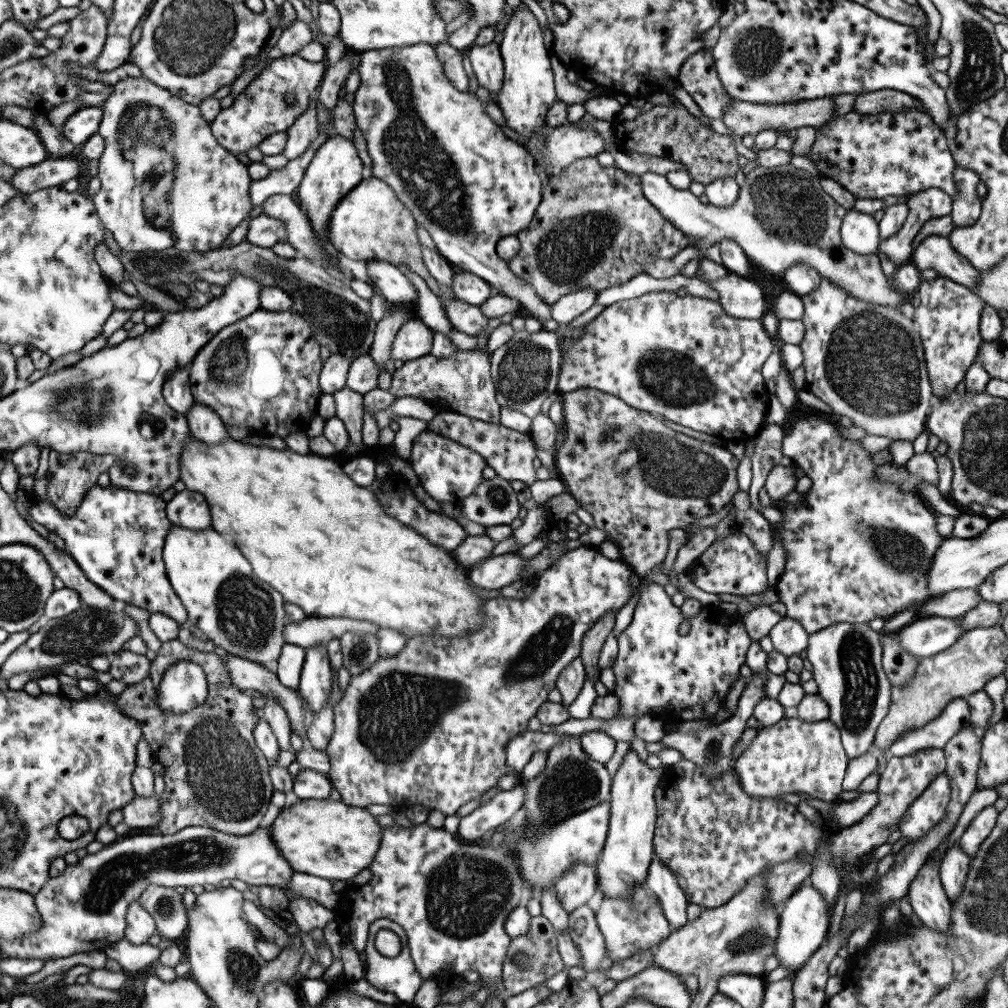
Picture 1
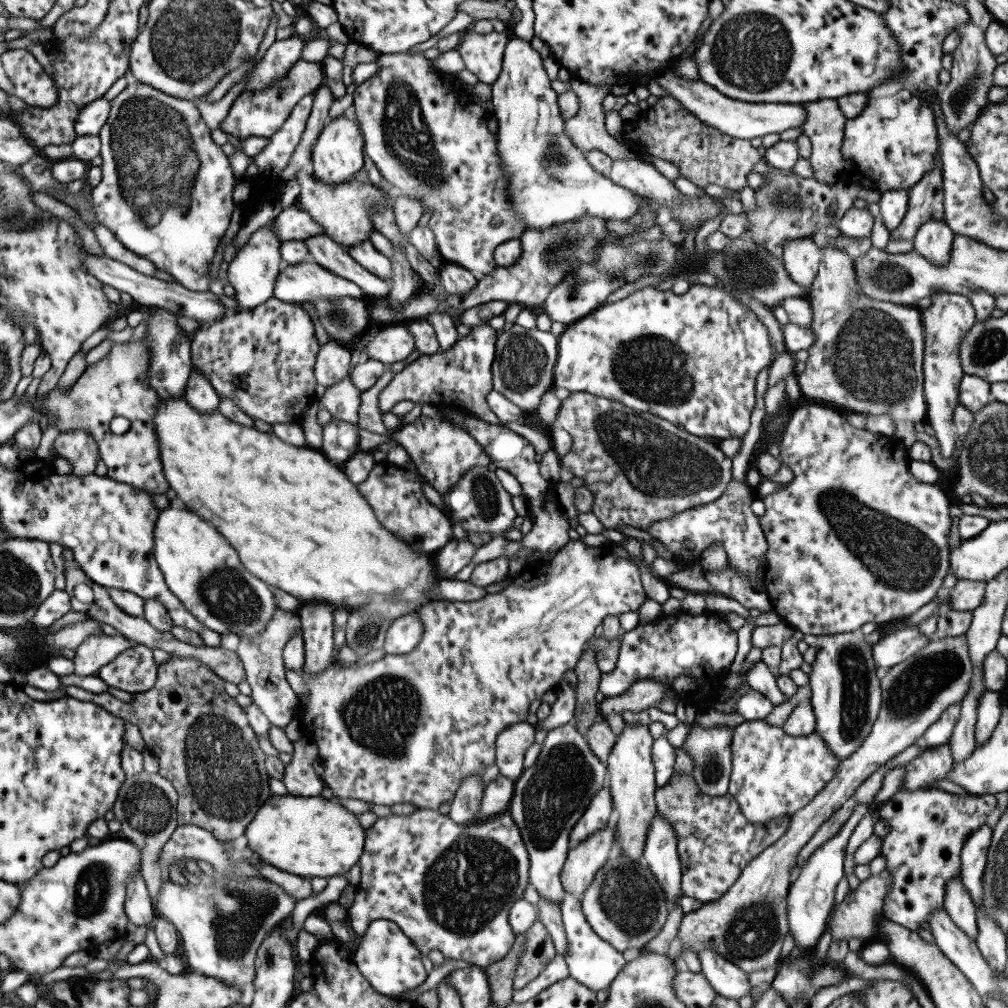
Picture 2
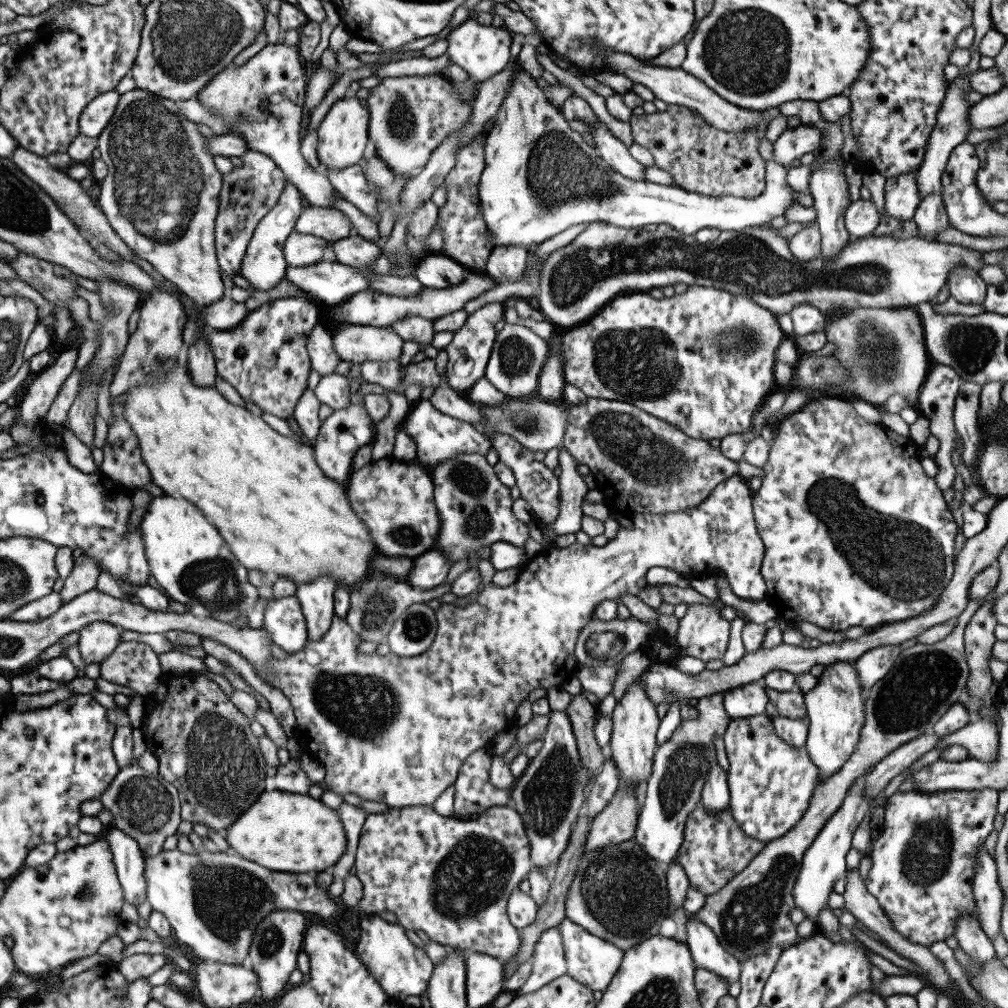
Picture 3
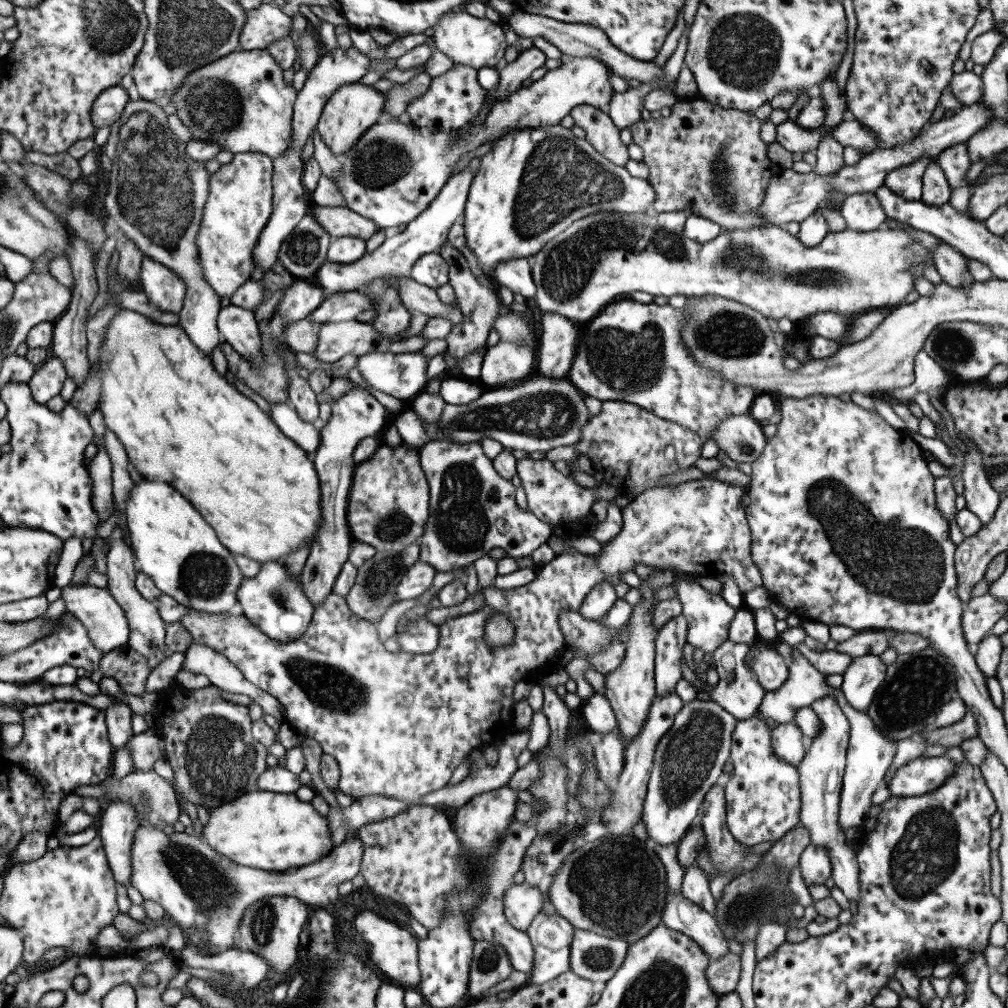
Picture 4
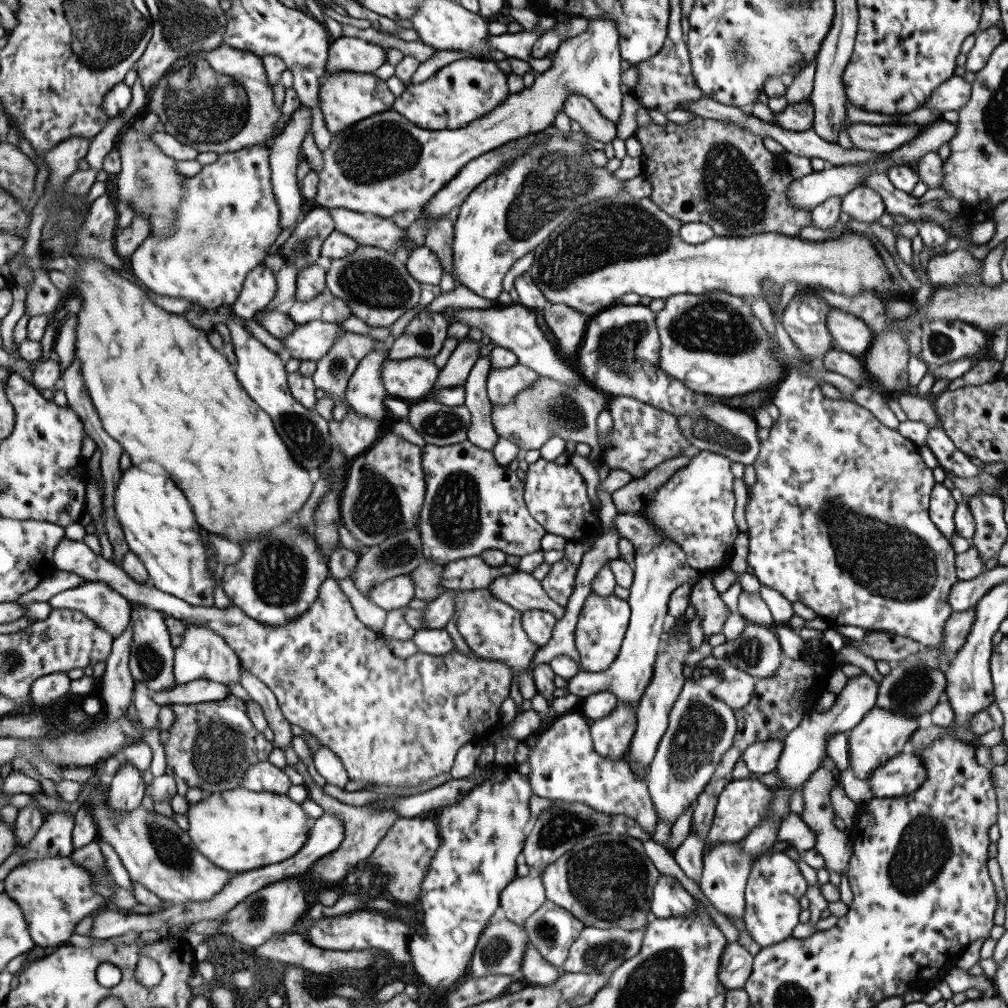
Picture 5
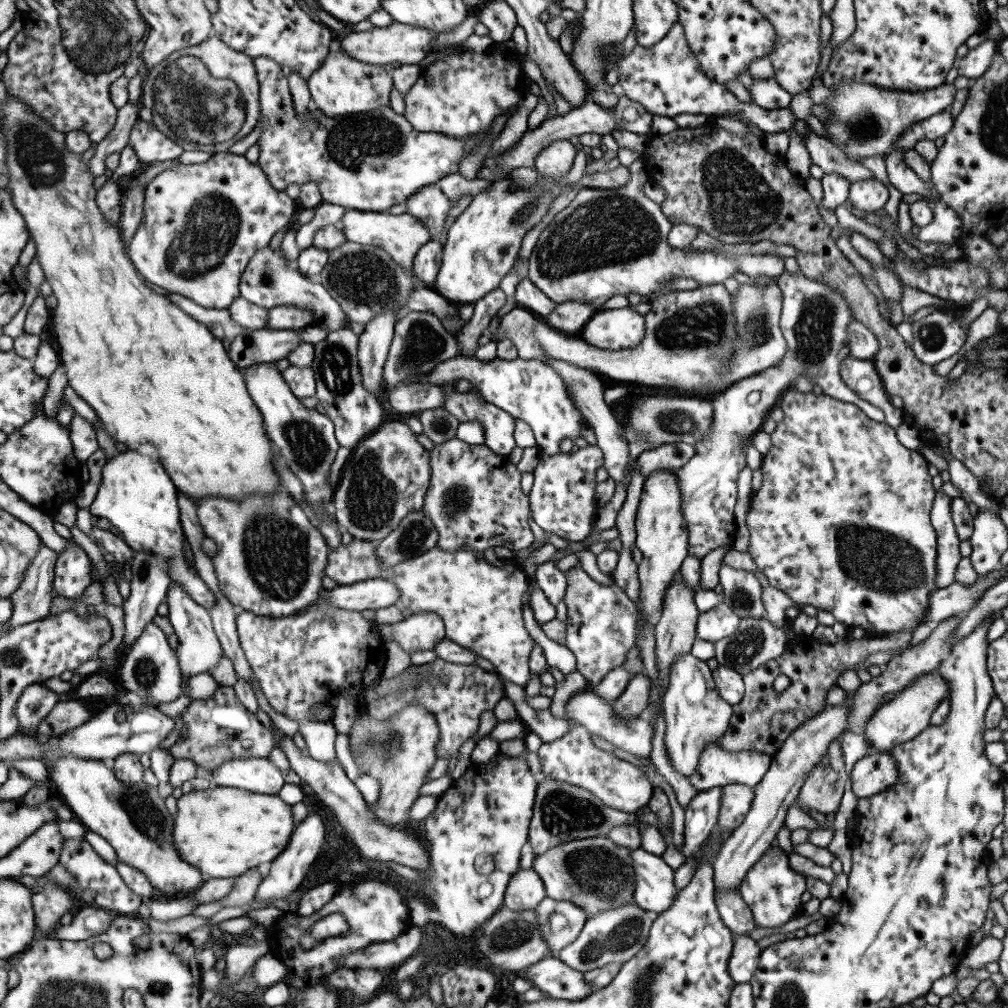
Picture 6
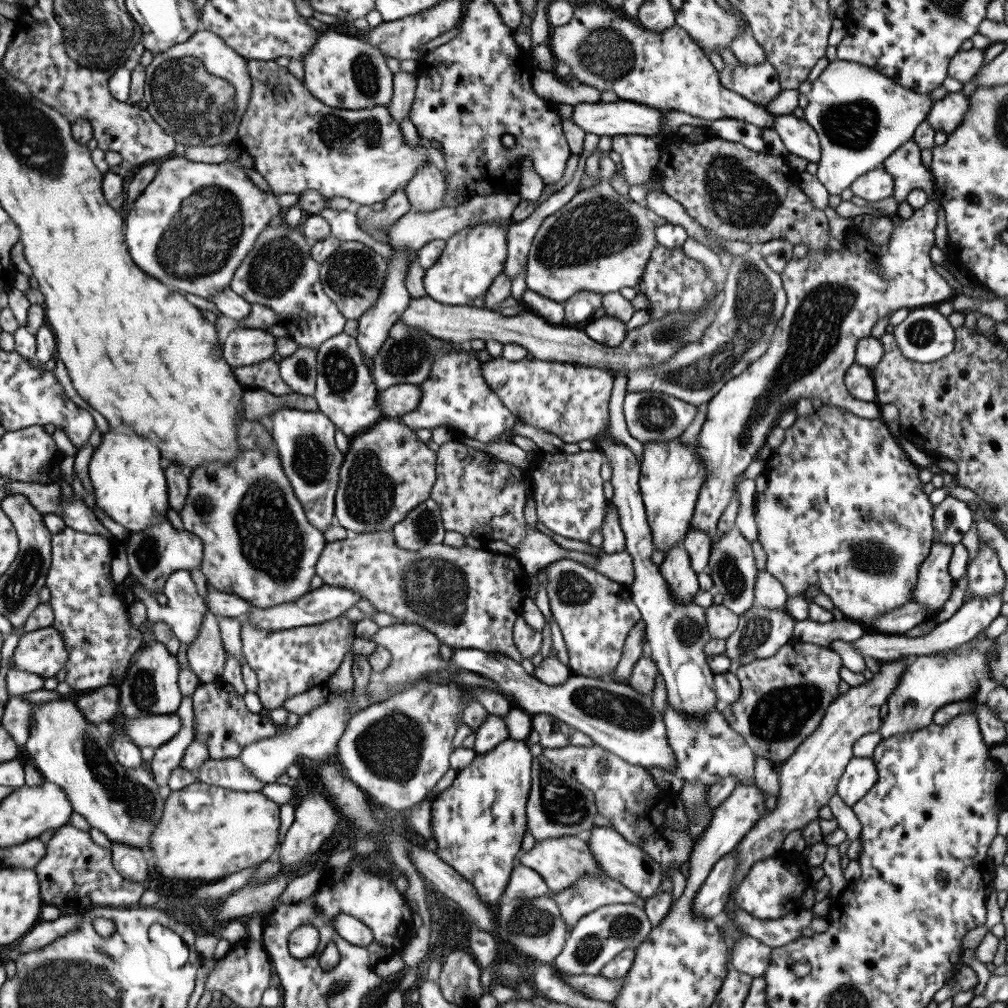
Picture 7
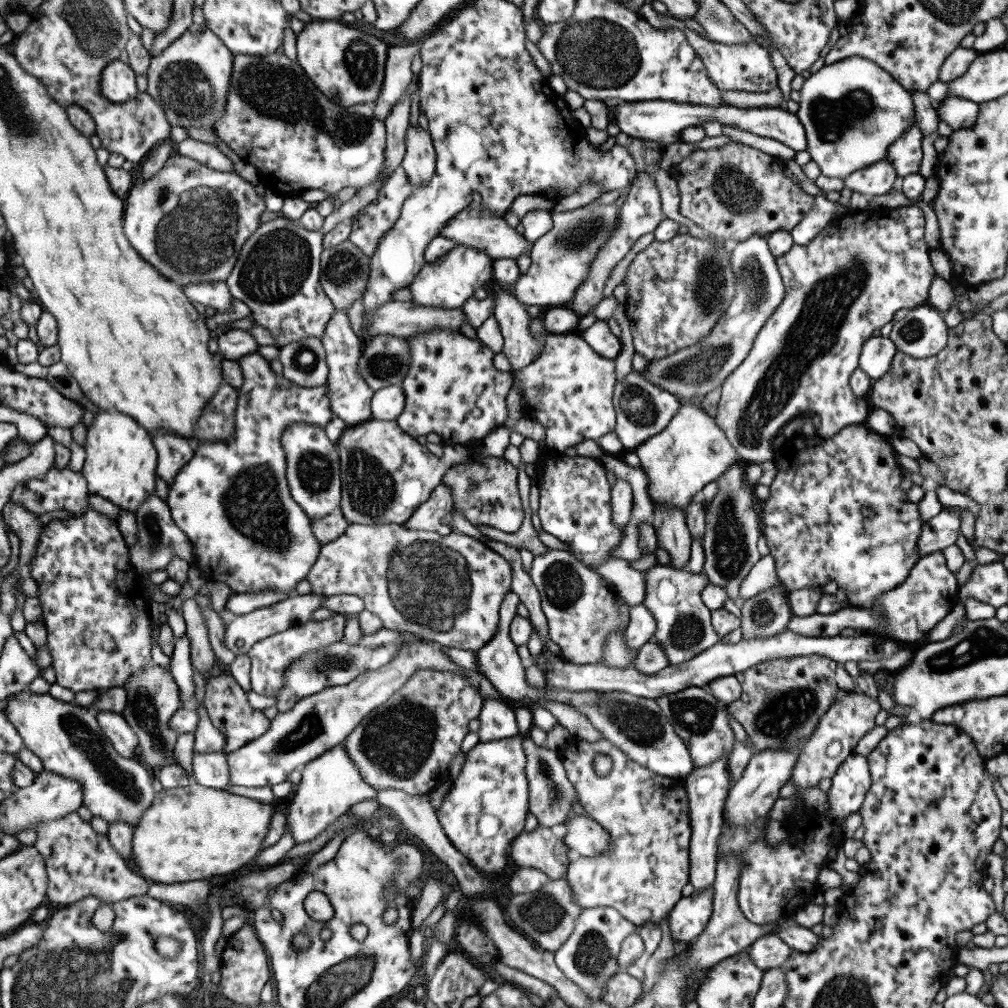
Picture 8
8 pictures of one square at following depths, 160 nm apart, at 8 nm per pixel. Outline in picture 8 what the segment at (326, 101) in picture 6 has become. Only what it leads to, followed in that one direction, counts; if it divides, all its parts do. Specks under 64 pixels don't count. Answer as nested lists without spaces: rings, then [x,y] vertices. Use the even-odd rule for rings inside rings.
[[[313,19],[295,37],[296,59],[300,69],[320,94],[339,106],[371,105],[374,102],[382,87],[389,45],[333,20]]]

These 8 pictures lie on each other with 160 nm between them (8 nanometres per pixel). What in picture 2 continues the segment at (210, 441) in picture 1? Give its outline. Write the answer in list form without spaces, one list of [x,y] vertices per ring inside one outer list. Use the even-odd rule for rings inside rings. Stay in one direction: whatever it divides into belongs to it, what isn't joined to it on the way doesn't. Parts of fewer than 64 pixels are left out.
[[[192,367],[183,392],[183,399],[197,413],[208,414],[217,410],[218,397],[215,395],[215,391],[211,389],[211,384],[204,378],[203,375],[199,375],[195,371],[195,367]]]

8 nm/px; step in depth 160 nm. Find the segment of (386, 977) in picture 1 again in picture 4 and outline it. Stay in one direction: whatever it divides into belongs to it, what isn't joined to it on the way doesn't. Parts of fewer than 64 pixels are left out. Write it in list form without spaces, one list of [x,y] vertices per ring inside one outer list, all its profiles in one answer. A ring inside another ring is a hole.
[[[361,911],[355,915],[353,922],[363,942],[369,945],[371,962],[391,980],[403,984],[406,988],[417,989],[420,979],[419,963],[417,959],[417,938],[413,933],[399,923],[380,918],[371,911]]]

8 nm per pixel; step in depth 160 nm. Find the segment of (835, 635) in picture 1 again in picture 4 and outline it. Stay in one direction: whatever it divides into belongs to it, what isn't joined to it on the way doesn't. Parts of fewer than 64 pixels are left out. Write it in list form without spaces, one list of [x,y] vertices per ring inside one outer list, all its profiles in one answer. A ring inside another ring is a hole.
[[[822,696],[809,706],[820,722],[818,733],[806,742],[803,758],[797,764],[799,775],[799,823],[809,832],[809,845],[821,846],[827,850],[831,864],[831,880],[841,890],[847,900],[860,900],[857,890],[857,861],[851,846],[845,843],[845,836],[837,825],[839,814],[839,793],[844,758],[849,738],[849,721],[840,709],[835,697]]]

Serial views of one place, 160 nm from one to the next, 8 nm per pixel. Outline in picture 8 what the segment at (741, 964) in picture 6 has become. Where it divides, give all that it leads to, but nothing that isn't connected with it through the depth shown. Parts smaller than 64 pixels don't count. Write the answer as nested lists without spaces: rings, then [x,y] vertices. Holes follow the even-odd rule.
[[[771,932],[757,938],[746,950],[749,960],[763,971],[778,967],[793,952],[791,947]]]

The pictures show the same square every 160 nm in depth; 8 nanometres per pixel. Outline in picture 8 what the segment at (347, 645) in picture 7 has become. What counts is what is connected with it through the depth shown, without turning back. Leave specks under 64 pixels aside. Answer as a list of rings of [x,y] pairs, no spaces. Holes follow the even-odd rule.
[[[333,614],[327,619],[309,620],[254,642],[246,652],[250,658],[250,690],[261,696],[276,696],[279,689],[284,685],[284,670],[294,660],[298,660],[309,651],[322,650],[322,648],[342,640],[343,625],[344,617]]]

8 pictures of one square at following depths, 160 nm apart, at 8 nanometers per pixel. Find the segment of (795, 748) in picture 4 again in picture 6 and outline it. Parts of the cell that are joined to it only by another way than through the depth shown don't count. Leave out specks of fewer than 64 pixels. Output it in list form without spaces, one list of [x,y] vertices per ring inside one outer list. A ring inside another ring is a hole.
[[[718,740],[704,744],[703,752],[699,756],[697,770],[688,776],[689,784],[697,791],[704,791],[711,787],[723,785],[744,784],[753,788],[768,769],[771,756],[762,752],[733,752],[724,750]]]

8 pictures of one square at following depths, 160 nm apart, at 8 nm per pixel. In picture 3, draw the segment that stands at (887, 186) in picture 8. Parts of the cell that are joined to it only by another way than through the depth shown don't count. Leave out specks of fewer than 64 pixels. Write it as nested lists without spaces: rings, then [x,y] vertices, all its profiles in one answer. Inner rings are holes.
[[[859,198],[857,201],[850,201],[844,212],[843,222],[845,230],[853,238],[869,236],[879,219],[873,203]]]

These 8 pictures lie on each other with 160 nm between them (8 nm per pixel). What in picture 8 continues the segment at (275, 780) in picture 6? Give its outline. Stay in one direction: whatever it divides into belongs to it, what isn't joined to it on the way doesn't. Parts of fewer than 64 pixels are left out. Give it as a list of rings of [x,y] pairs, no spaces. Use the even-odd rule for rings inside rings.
[[[221,751],[193,752],[191,764],[193,782],[221,790],[231,785],[226,756]]]

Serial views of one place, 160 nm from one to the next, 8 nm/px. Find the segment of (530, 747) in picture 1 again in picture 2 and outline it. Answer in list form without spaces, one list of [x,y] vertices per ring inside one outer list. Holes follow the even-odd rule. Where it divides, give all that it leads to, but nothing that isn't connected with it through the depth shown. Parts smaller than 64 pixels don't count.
[[[527,721],[508,726],[499,732],[495,739],[495,756],[493,766],[499,774],[514,781],[521,776],[525,751],[533,742],[535,726]]]

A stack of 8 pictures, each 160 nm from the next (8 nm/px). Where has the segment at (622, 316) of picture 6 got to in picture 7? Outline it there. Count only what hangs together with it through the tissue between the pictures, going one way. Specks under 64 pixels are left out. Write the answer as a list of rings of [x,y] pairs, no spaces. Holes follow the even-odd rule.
[[[605,314],[591,318],[582,332],[593,342],[607,347],[619,347],[626,334],[625,325],[620,320]]]

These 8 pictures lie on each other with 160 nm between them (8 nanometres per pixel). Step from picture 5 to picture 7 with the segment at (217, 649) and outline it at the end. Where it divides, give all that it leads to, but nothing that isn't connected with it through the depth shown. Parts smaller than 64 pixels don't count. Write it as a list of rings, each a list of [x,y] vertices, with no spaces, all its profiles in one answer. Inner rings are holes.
[[[175,569],[175,572],[172,572],[167,577],[161,590],[163,596],[167,598],[167,604],[163,606],[160,606],[156,599],[139,584],[130,584],[127,589],[131,590],[132,594],[142,602],[144,619],[151,624],[157,621],[164,622],[169,626],[171,632],[176,636],[176,639],[180,643],[186,644],[186,647],[192,640],[195,640],[207,609],[201,597],[199,597],[195,591],[195,585],[193,585],[193,581],[191,581],[189,577],[188,569]]]

